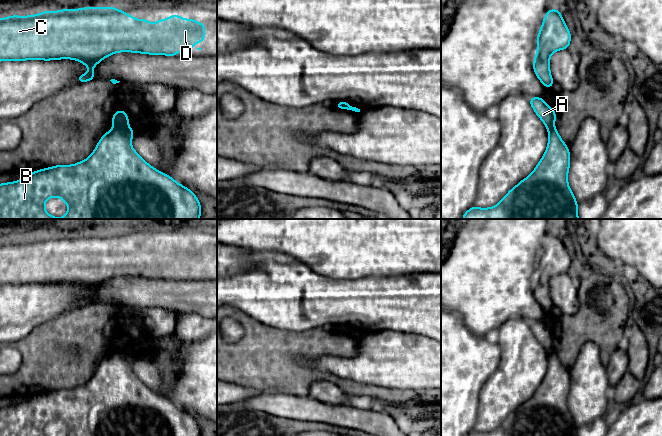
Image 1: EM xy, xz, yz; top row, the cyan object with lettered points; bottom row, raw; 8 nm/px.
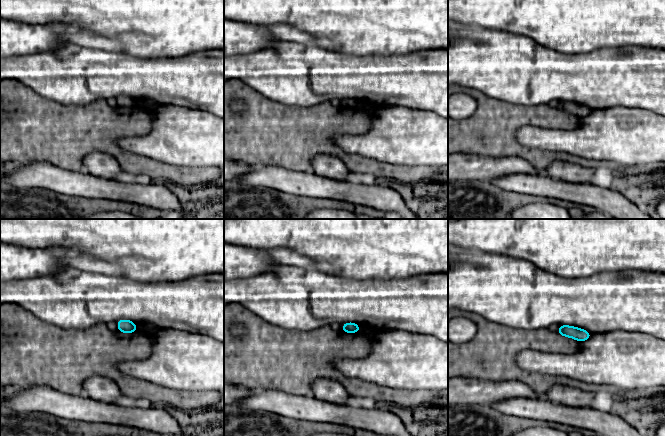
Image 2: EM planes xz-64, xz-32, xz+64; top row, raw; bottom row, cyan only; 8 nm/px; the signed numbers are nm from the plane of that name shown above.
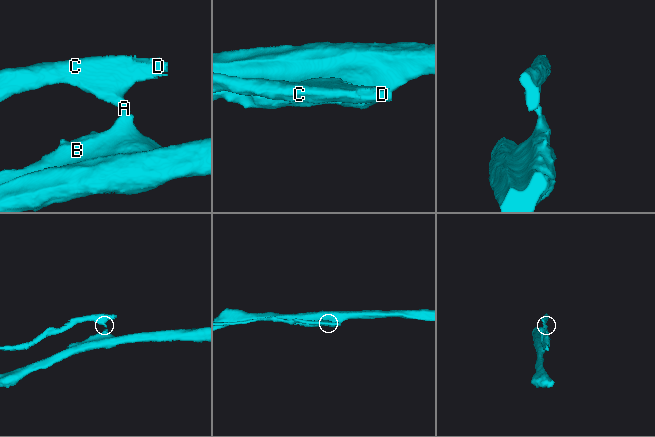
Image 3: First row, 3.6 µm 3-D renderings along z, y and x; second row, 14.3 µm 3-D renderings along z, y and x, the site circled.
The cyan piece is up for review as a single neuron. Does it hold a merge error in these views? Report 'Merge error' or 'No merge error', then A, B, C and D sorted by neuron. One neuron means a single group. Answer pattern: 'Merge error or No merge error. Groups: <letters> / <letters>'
Merge error. Groups: A C D / B

